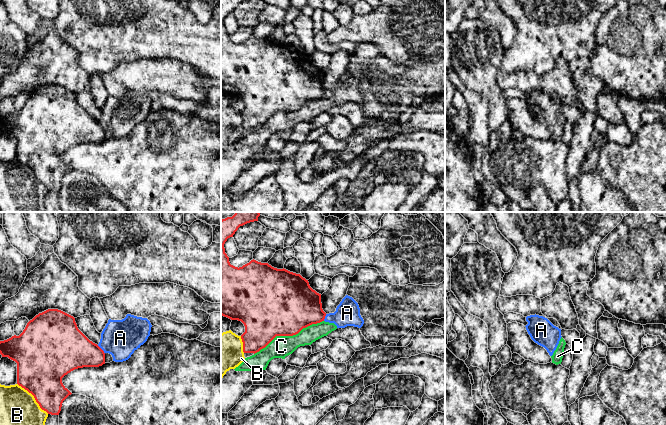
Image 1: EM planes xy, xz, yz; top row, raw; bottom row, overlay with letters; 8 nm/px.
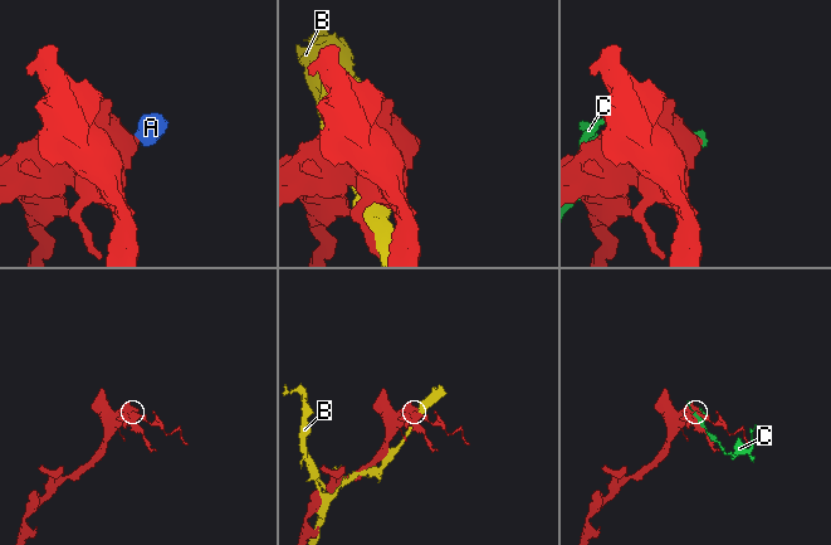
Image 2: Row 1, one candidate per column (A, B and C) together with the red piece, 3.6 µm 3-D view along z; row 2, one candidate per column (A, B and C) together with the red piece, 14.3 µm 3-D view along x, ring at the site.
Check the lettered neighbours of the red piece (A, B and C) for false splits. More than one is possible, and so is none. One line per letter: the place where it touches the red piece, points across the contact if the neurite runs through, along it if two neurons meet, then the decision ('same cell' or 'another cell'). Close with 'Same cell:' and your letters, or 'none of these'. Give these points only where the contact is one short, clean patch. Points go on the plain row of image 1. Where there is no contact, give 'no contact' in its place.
A: meets red in xy at (101, 125); border along xy (97, 121), (104, 129); another cell
B: meets red in xy at (34, 173); another cell
C: meets red in xz at (288, 111); another cell
Same cell: none of these

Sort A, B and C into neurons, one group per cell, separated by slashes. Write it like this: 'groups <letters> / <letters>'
groups A C / B

